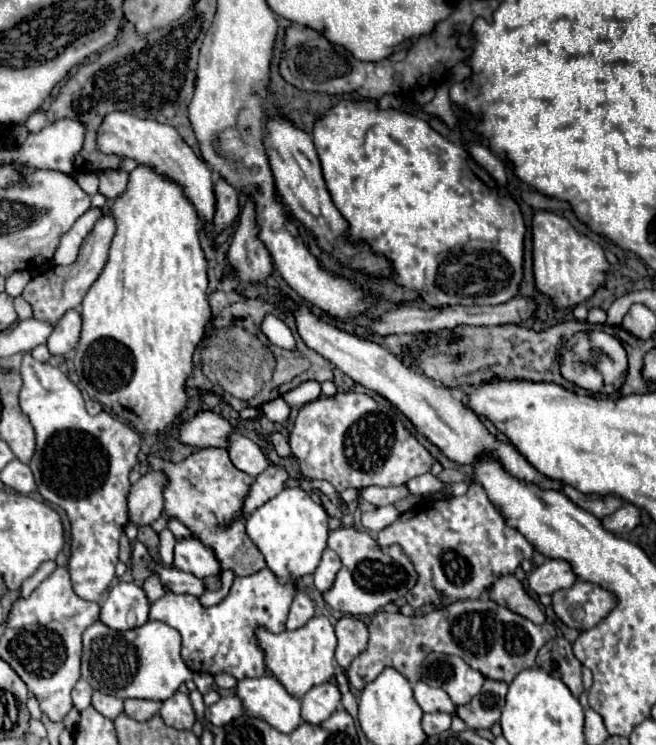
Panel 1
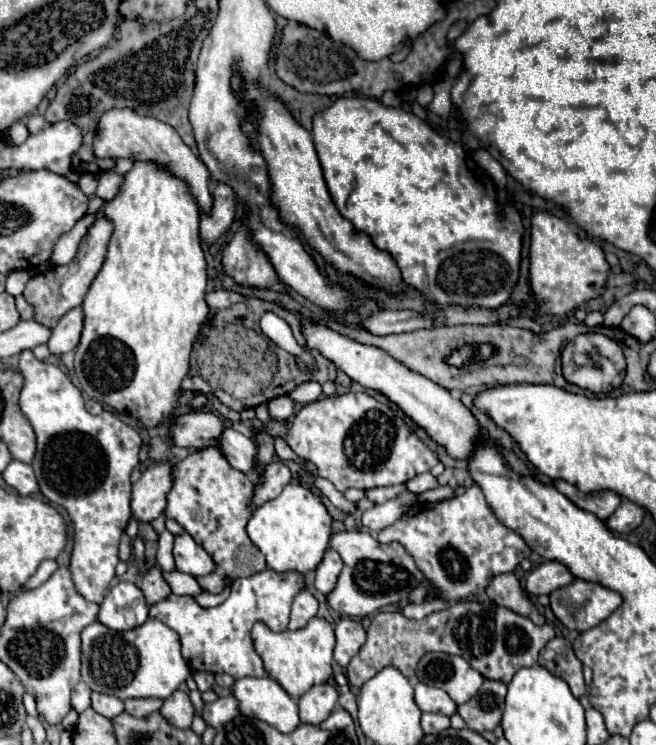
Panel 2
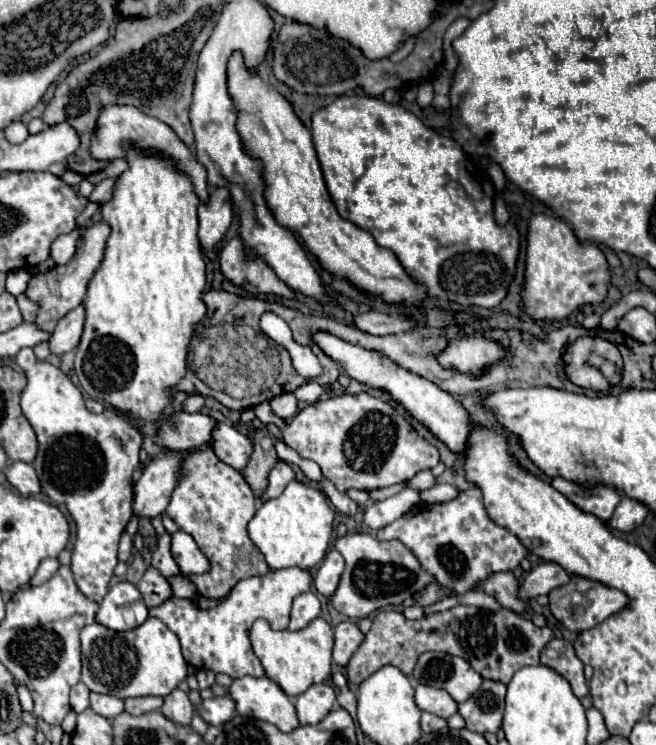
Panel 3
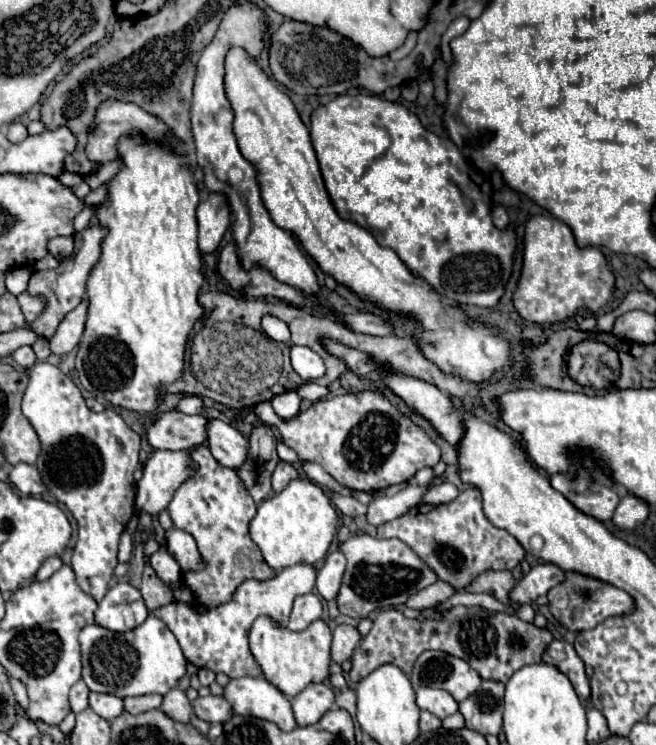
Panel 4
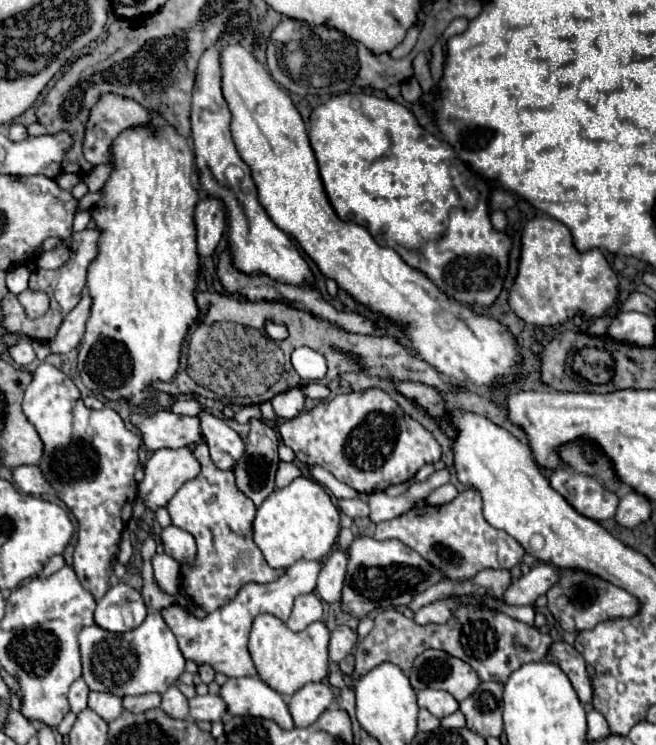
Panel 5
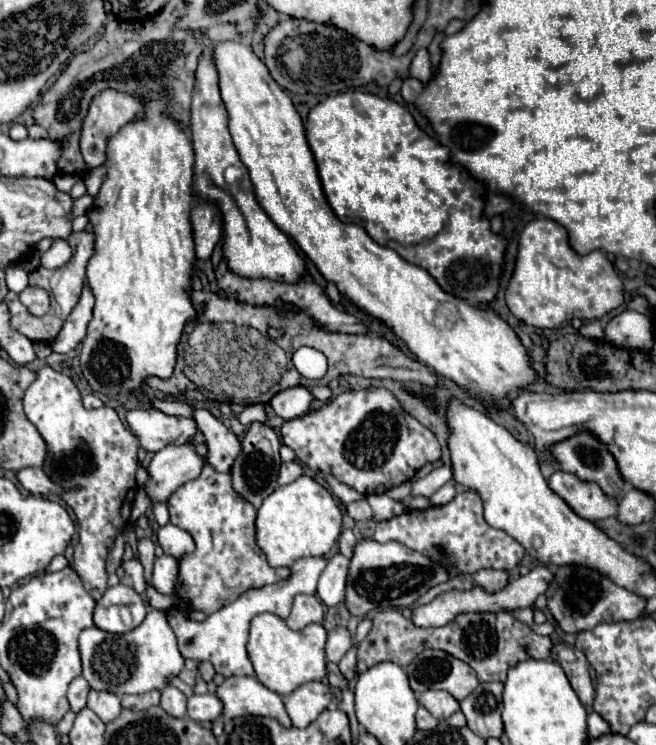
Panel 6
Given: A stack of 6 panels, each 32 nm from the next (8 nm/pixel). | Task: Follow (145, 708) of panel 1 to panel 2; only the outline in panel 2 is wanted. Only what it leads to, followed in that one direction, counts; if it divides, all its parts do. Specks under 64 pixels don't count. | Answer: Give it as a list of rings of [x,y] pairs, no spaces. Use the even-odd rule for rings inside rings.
[[[128,698],[126,700],[126,712],[130,716],[136,716],[136,718],[158,712],[160,708],[162,708],[160,698]]]

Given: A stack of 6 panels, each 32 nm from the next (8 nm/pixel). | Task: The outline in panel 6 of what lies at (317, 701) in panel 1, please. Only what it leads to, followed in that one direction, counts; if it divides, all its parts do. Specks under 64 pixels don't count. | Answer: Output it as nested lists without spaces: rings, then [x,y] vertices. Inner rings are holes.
[[[306,682],[300,684],[294,692],[282,696],[282,700],[292,726],[306,728],[322,710],[328,708],[328,704],[332,702],[332,692],[324,682]]]

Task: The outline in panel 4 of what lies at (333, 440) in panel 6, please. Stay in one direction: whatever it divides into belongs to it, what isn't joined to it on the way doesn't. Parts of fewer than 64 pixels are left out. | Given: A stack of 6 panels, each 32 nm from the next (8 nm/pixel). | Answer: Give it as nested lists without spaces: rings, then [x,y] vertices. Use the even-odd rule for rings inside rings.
[[[356,392],[356,394],[344,394],[344,396],[334,396],[316,402],[312,408],[300,412],[292,420],[282,420],[278,418],[268,402],[262,402],[256,406],[256,416],[266,422],[274,424],[280,430],[282,442],[290,446],[302,462],[318,462],[322,468],[332,474],[340,484],[352,488],[352,490],[362,490],[362,492],[378,492],[384,490],[392,484],[402,484],[408,482],[420,468],[424,466],[434,466],[440,460],[440,448],[432,438],[416,426],[408,416],[402,416],[402,412],[382,394],[382,392]]]

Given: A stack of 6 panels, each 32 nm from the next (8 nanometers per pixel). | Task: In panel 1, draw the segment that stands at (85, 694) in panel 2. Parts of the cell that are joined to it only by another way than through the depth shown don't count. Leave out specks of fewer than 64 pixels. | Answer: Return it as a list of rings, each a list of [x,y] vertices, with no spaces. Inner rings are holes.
[[[78,680],[78,684],[74,686],[74,690],[72,690],[72,702],[74,702],[74,706],[76,706],[80,712],[90,706],[92,692],[94,692],[94,690],[92,690],[92,686],[90,686],[86,680]]]

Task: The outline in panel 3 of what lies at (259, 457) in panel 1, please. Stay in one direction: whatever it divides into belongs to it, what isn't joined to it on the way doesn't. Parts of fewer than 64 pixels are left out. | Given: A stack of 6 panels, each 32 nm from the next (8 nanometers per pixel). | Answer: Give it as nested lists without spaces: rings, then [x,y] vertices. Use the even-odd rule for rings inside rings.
[[[218,422],[214,426],[210,446],[214,448],[216,456],[234,470],[244,470],[244,464],[248,464],[248,456],[252,454],[250,438],[226,422]]]

